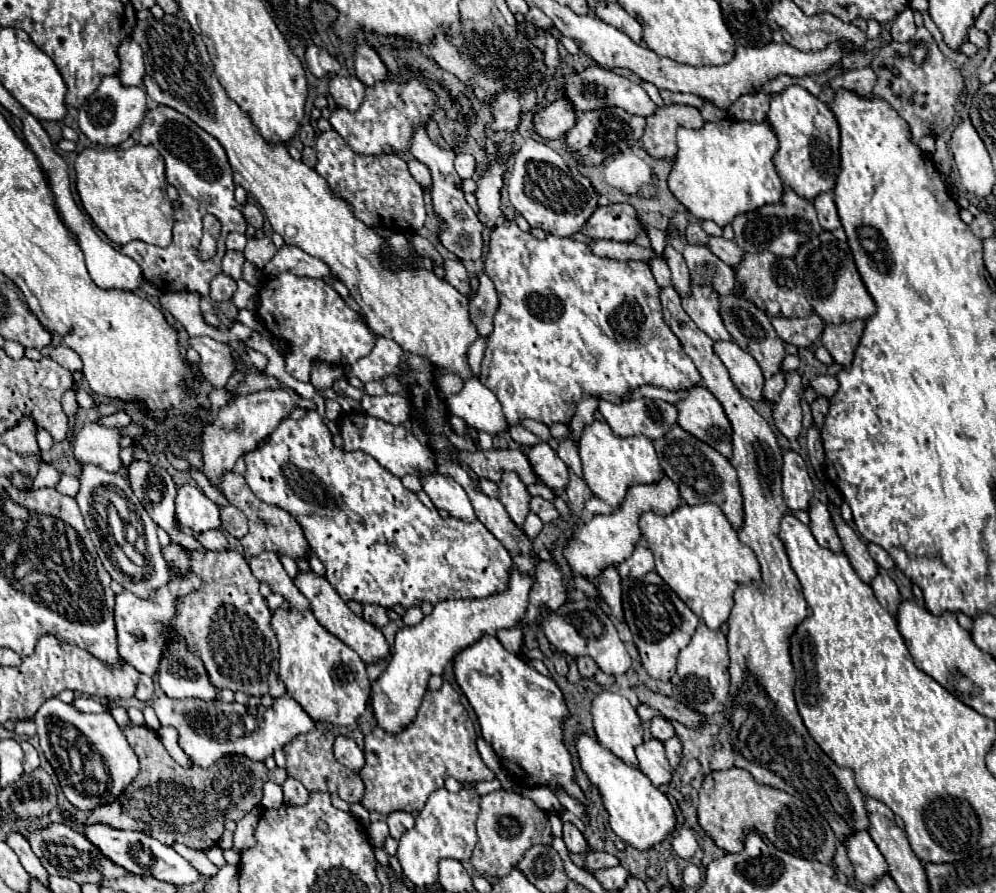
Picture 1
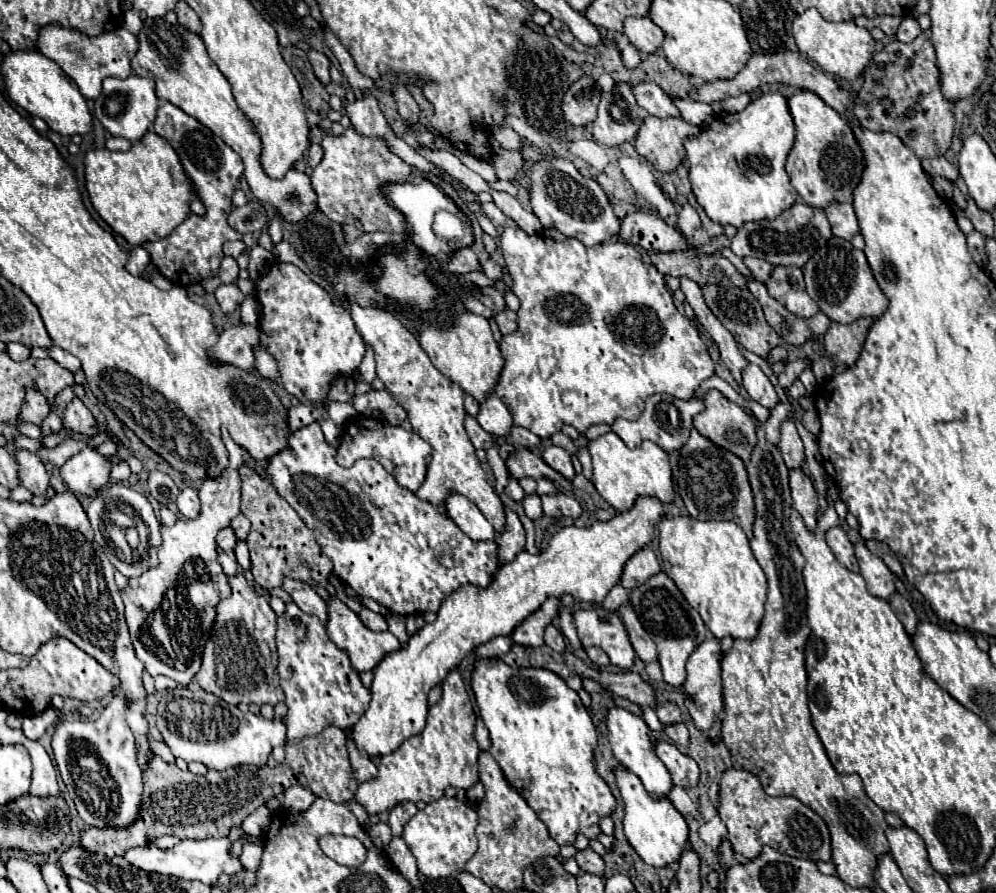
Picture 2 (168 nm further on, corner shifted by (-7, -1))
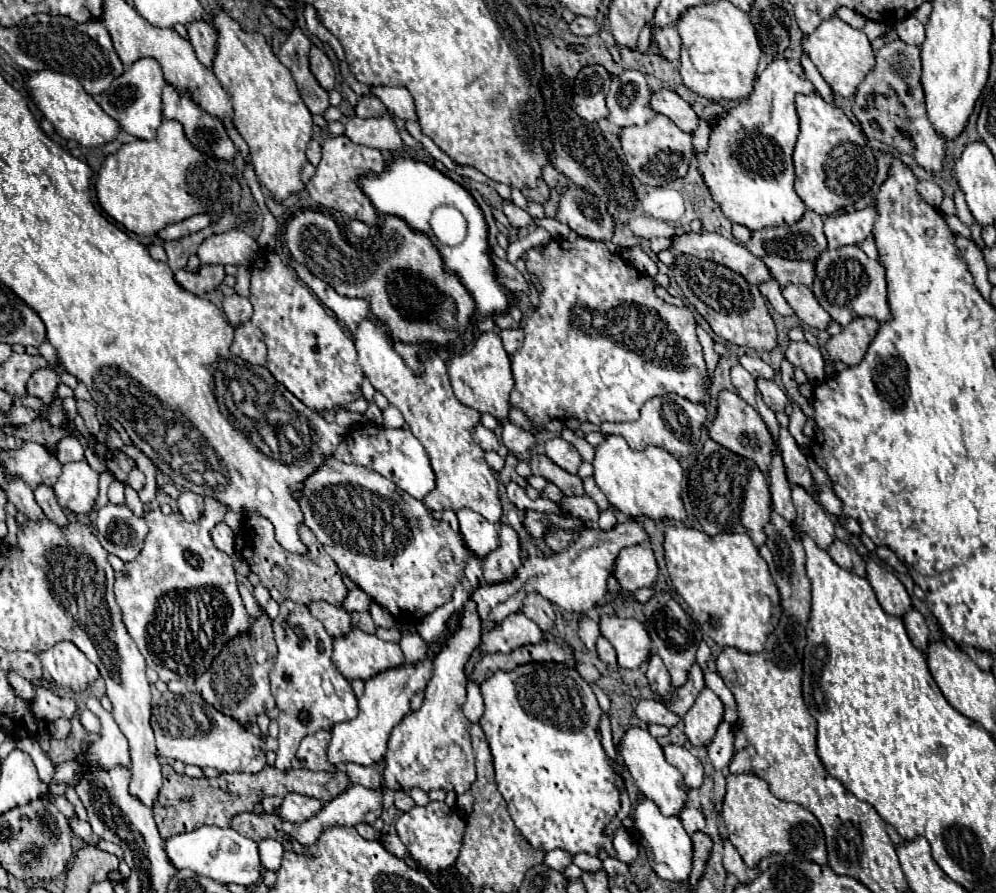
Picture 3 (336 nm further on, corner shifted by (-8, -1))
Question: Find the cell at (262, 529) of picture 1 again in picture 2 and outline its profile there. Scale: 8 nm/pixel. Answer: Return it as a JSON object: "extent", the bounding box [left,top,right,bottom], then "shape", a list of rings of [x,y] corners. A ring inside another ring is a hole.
{"extent":[242,464,332,588],"shape":[[[242,464],[242,514],[252,522],[250,534],[246,538],[252,560],[252,574],[258,584],[264,588],[278,588],[284,576],[302,580],[306,584],[320,582],[326,584],[332,574],[332,562],[326,554],[322,554],[312,530],[300,520],[300,516],[276,494],[270,482],[264,482],[260,474]]]}

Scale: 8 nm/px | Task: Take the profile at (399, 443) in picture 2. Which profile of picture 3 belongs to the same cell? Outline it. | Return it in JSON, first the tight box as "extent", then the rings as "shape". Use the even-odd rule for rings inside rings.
{"extent":[333,424,435,500],"shape":[[[367,424],[363,428],[351,430],[341,442],[341,446],[337,446],[333,456],[341,462],[359,464],[389,478],[397,488],[401,488],[417,500],[423,500],[435,488],[435,472],[431,468],[429,456],[421,442],[411,434],[411,430],[387,430]]]}

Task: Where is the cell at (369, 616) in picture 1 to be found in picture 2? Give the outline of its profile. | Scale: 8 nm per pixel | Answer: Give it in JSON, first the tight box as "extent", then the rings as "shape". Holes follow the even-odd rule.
{"extent":[358,608,388,632],"shape":[[[362,608],[358,616],[360,616],[360,620],[362,620],[372,632],[384,632],[384,630],[388,630],[386,618],[384,618],[382,614],[376,614],[376,612],[368,610],[368,608]]]}

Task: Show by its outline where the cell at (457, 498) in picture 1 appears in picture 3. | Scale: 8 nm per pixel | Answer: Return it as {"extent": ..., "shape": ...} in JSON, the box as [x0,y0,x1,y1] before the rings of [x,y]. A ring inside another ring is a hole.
{"extent":[457,510,499,558],"shape":[[[459,510],[457,512],[461,534],[469,546],[471,552],[475,552],[479,558],[485,558],[491,550],[499,546],[499,534],[495,524],[487,522],[473,510]]]}

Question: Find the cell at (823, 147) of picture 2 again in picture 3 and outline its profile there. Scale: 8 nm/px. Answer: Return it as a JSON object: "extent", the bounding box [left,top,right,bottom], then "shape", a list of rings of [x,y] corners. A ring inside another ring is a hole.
{"extent":[795,94,877,216],"shape":[[[799,94],[797,114],[801,132],[795,146],[795,190],[809,210],[819,216],[831,216],[841,208],[853,206],[873,186],[877,164],[861,130],[837,106],[827,104],[819,94]]]}

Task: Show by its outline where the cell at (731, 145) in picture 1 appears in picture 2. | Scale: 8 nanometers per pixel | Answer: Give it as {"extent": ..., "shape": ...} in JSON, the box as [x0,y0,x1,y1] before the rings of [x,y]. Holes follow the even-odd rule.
{"extent":[684,92,798,228],"shape":[[[776,92],[760,94],[760,98],[750,102],[742,112],[720,116],[722,120],[714,120],[708,128],[700,130],[698,136],[684,140],[684,148],[688,152],[690,162],[688,176],[696,202],[704,208],[712,222],[718,222],[722,226],[732,224],[740,228],[744,222],[750,220],[776,218],[780,212],[788,210],[798,200],[798,194],[784,170],[786,156],[794,144],[794,122],[788,112],[786,98]]]}

